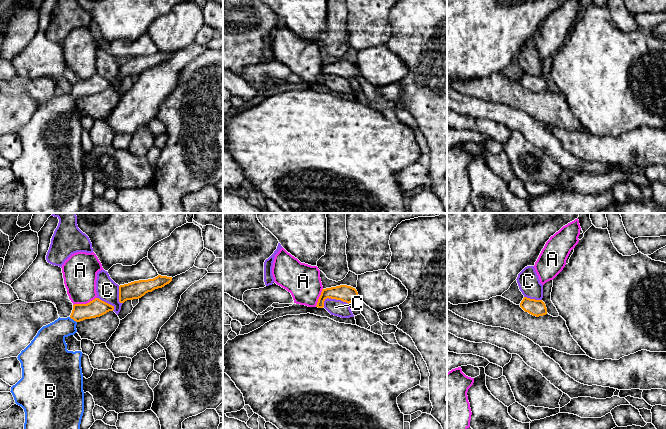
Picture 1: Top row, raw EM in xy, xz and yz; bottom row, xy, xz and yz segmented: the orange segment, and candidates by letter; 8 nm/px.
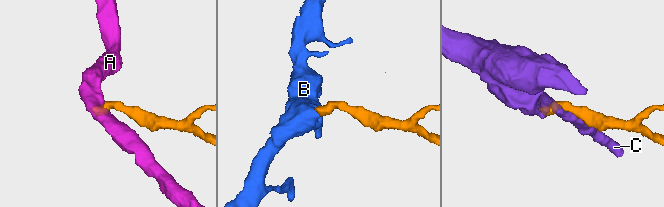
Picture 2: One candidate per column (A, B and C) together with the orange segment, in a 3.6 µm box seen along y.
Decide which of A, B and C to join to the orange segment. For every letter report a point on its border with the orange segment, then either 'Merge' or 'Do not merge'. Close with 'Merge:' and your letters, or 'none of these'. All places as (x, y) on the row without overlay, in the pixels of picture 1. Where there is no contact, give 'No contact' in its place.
A: Touches orange at xy (84, 80). Do not merge
B: Touches orange at xy (73, 95). Merge
C: Touches orange at xz (336, 75). Do not merge
Merge: B

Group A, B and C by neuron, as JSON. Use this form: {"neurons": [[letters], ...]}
{"neurons": [["A"], ["B"], ["C"]]}

